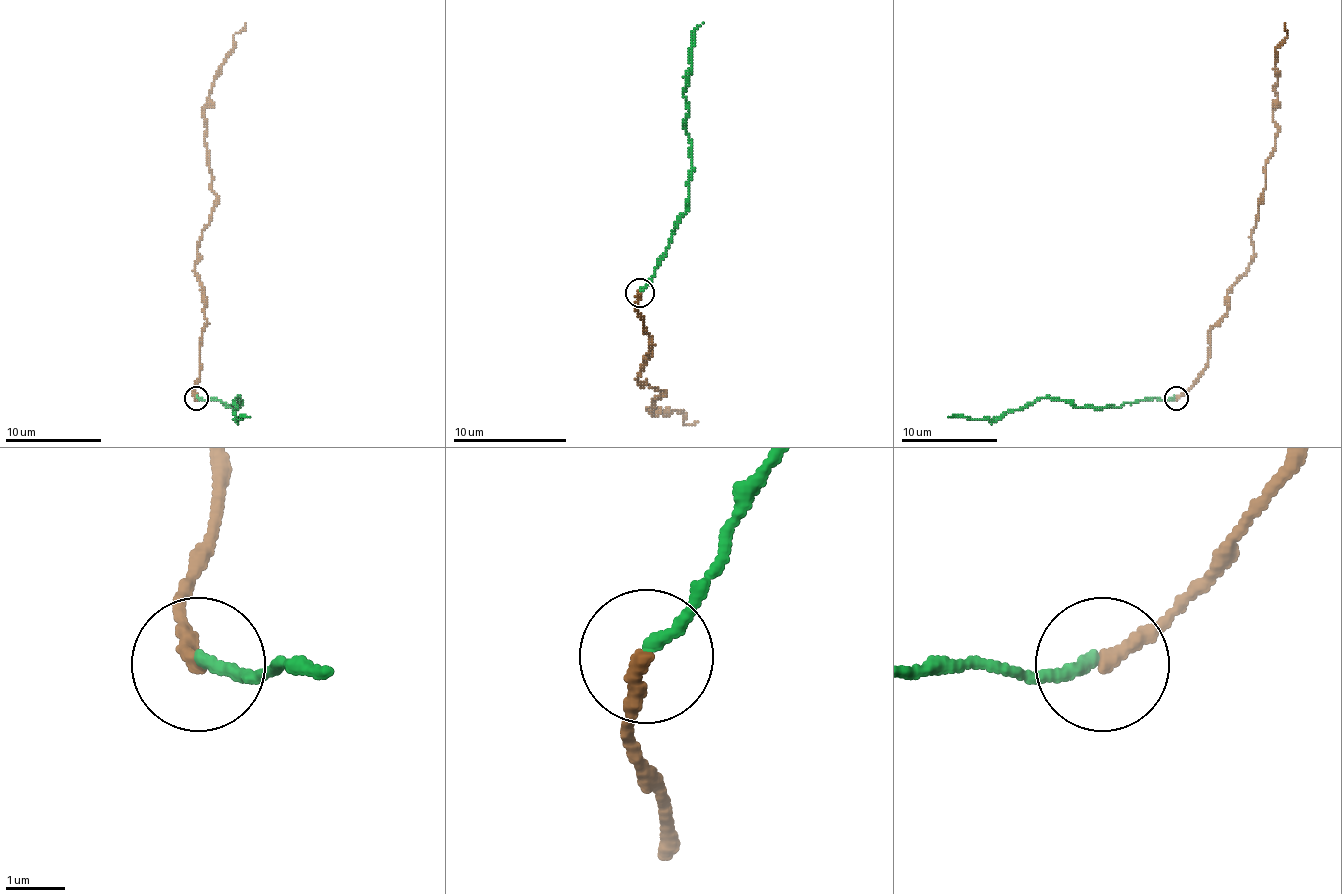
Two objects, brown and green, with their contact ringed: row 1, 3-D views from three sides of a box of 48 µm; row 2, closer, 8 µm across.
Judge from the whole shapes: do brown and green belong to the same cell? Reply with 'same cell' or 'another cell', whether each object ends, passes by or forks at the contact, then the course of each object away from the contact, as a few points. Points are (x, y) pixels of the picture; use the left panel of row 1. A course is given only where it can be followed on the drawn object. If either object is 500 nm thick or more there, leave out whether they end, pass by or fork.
another cell; brown ends there; green ends there; brown runs (197, 398), (206, 321), (194, 270), (216, 201), (204, 105), (245, 23); green runs (197, 398), (211, 398), (235, 407), (240, 400), (238, 398), (233, 412), (235, 417), (250, 417)

